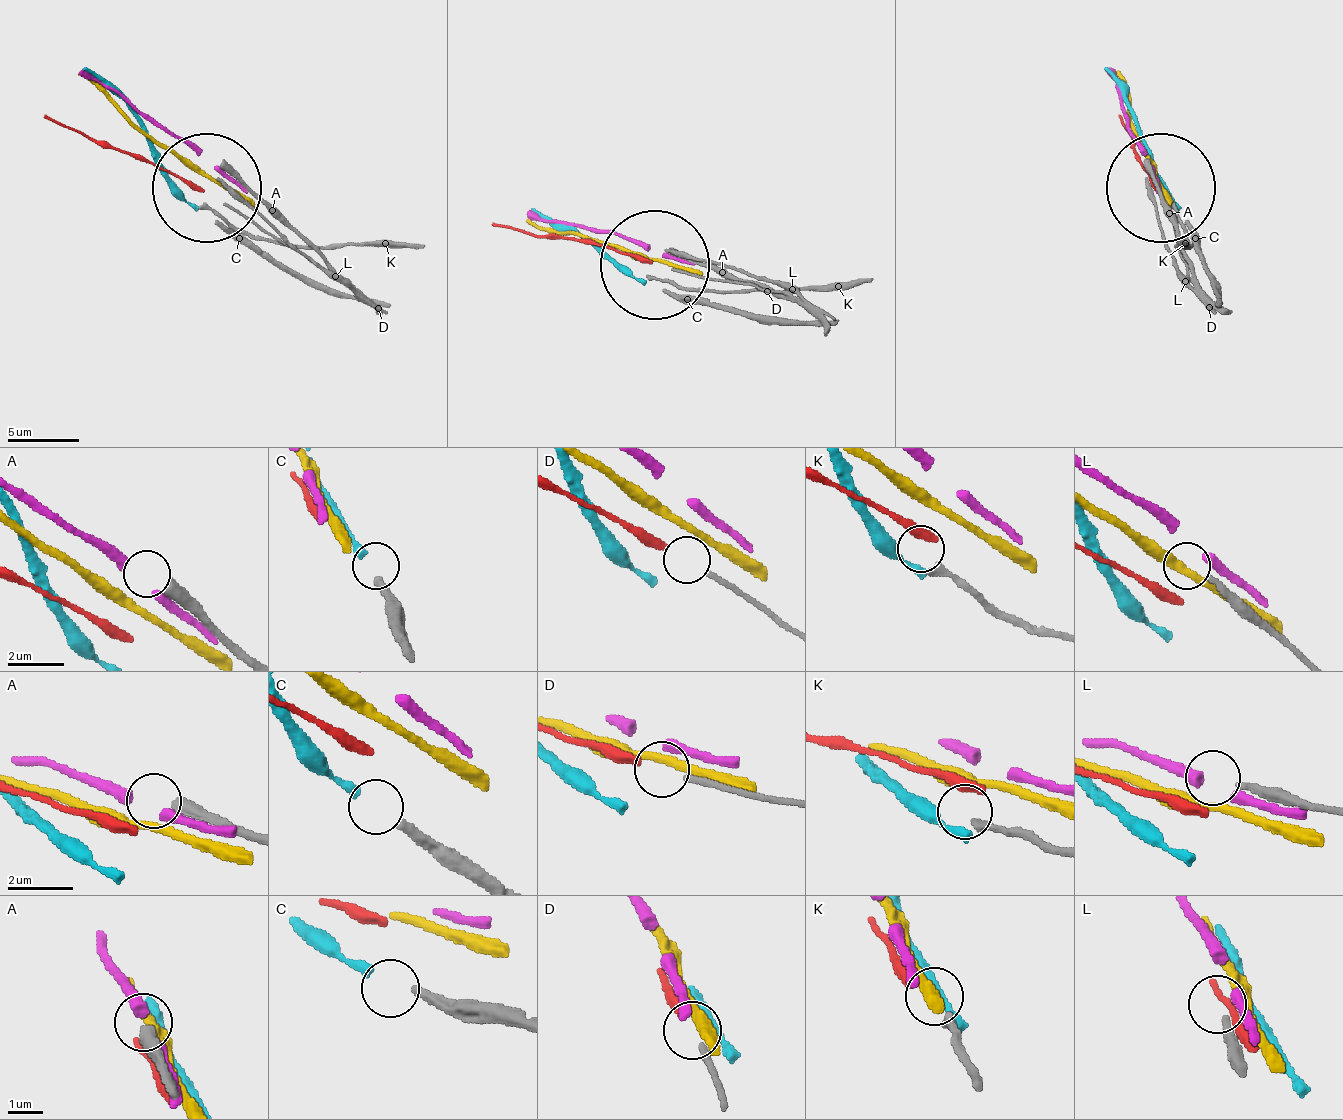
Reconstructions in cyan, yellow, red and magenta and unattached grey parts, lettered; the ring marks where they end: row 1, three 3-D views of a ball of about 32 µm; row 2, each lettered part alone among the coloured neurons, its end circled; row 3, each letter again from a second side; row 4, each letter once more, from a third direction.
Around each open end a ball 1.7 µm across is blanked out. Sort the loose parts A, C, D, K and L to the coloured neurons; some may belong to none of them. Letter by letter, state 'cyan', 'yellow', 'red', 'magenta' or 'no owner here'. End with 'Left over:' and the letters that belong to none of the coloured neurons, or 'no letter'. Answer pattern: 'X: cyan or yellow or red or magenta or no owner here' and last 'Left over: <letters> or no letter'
A: no owner here
C: cyan
D: red
K: no owner here
L: no owner here
Left over: A, K, L

